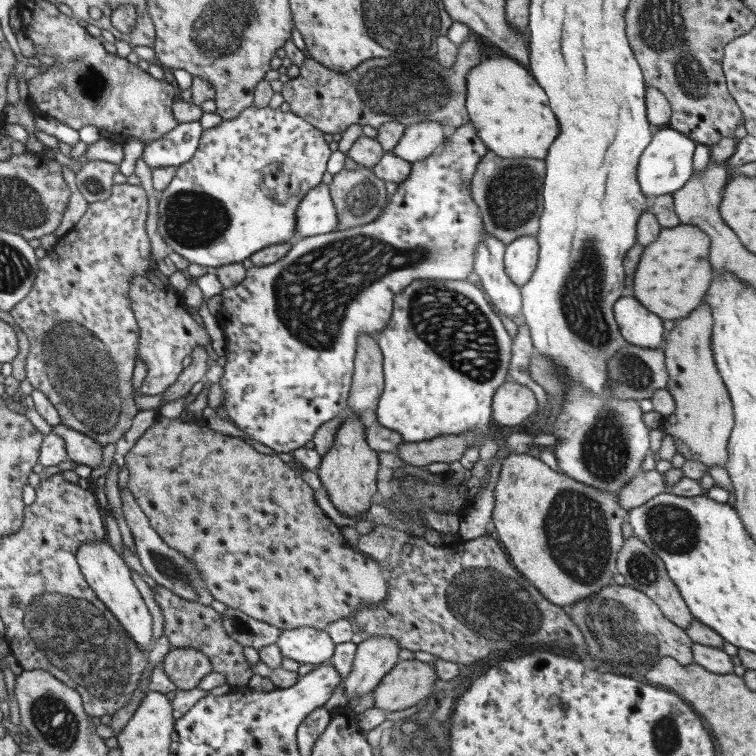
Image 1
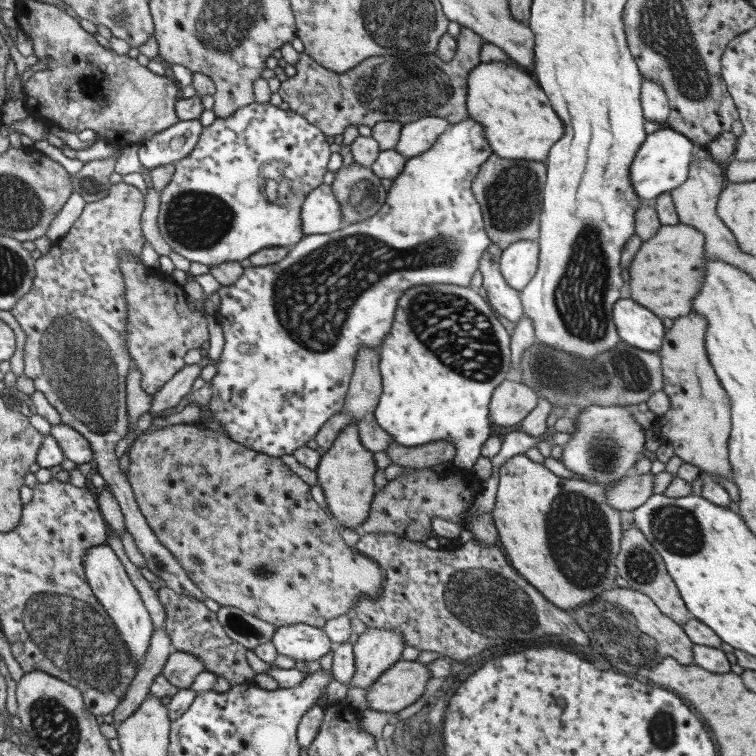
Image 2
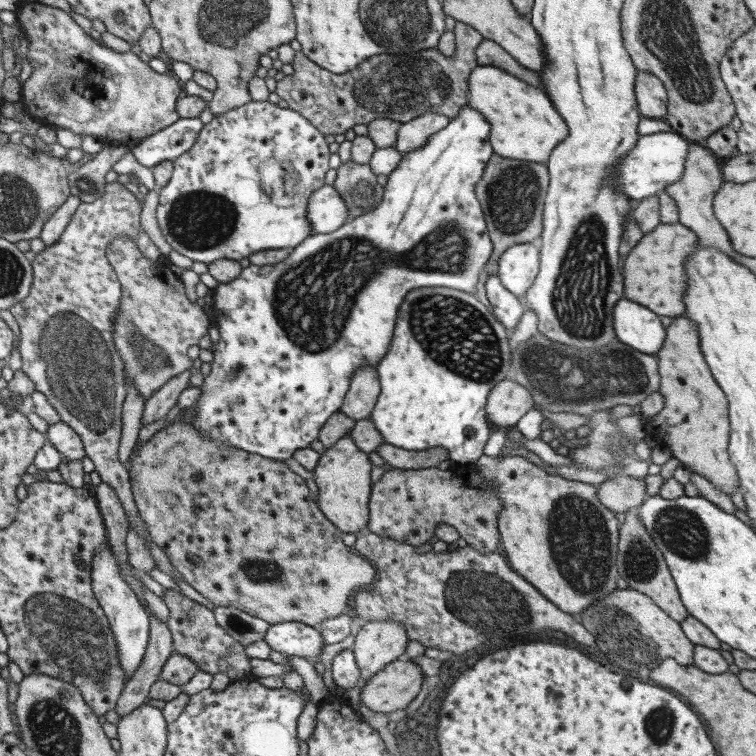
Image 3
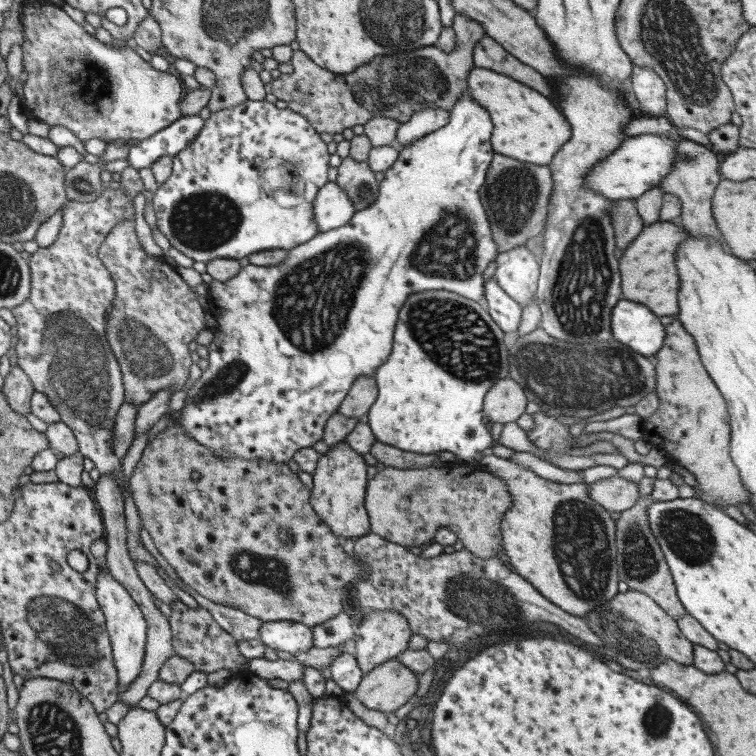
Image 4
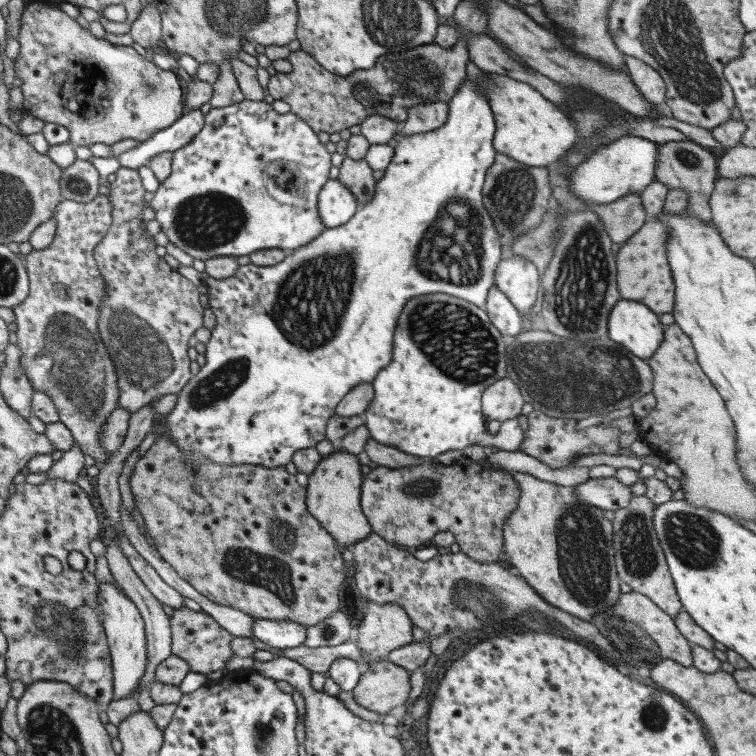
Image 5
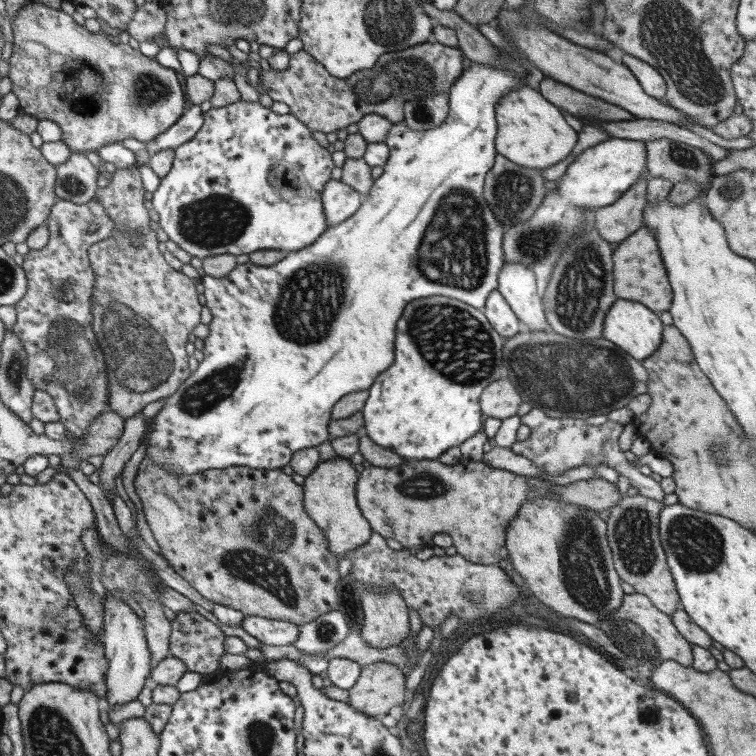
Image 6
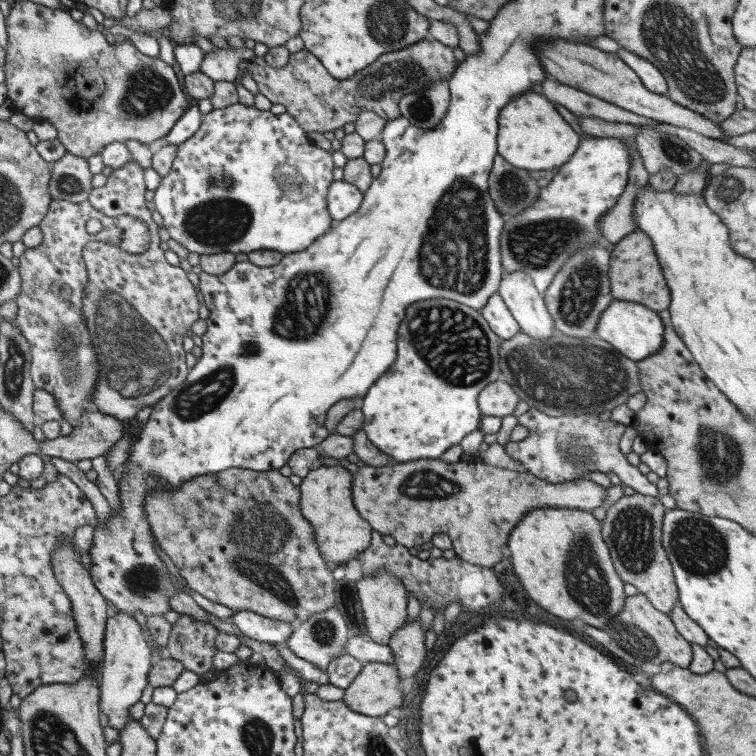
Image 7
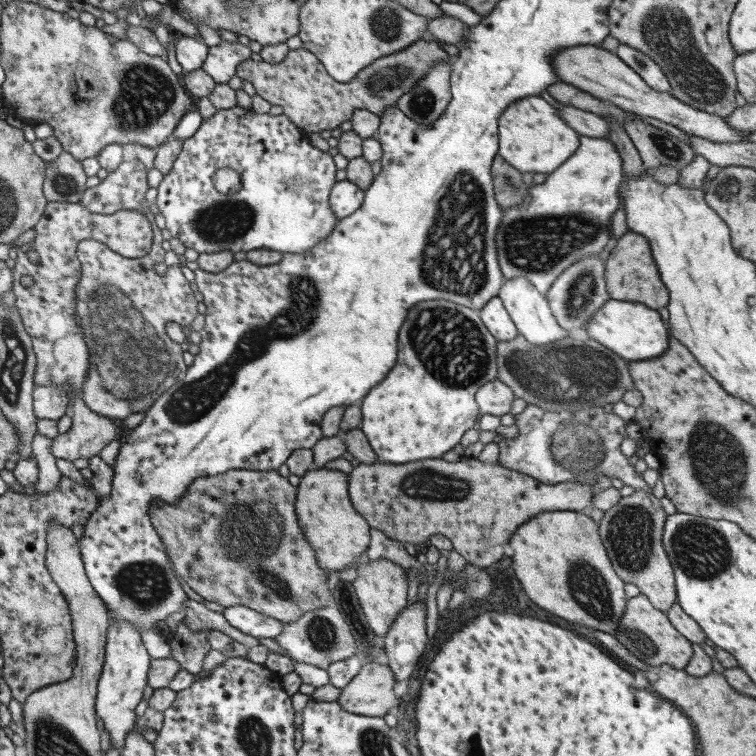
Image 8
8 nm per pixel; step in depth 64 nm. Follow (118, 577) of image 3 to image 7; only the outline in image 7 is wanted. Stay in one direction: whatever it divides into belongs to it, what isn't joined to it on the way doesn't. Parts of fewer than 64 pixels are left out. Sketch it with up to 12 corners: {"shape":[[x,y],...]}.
{"shape":[[126,612],[107,619],[100,709],[120,733],[155,657]]}

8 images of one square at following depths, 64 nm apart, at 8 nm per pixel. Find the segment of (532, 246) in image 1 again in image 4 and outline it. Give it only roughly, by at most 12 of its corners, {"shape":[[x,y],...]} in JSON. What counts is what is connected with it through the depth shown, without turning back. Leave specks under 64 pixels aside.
{"shape":[[526,246],[498,253],[495,282],[522,307],[539,262]]}

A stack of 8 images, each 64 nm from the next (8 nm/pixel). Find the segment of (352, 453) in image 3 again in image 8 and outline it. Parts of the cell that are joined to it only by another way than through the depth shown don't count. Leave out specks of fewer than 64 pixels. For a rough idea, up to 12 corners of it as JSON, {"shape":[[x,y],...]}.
{"shape":[[348,474],[301,476],[295,512],[318,566],[362,561],[371,527]]}

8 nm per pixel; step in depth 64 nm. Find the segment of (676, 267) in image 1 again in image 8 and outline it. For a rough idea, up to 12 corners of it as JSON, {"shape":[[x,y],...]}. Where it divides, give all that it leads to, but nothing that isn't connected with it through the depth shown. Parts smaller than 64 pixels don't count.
{"shape":[[628,230],[610,250],[614,300],[668,304],[650,246]]}

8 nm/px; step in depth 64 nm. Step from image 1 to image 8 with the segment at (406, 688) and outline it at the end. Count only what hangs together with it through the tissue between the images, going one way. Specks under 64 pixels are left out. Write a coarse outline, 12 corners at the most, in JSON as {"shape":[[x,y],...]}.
{"shape":[[365,661],[342,689],[346,712],[383,717],[400,698],[384,661]]}

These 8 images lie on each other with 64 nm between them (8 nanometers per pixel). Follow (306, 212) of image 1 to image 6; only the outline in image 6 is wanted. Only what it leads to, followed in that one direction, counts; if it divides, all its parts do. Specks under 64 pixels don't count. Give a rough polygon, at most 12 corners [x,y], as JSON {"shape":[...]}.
{"shape":[[330,179],[322,192],[329,226],[349,219],[362,195]]}

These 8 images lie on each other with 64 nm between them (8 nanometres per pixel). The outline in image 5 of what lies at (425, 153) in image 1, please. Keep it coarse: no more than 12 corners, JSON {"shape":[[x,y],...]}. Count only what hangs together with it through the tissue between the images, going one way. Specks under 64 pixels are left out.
{"shape":[[420,102],[408,110],[400,132],[422,134],[440,128],[449,103]]}

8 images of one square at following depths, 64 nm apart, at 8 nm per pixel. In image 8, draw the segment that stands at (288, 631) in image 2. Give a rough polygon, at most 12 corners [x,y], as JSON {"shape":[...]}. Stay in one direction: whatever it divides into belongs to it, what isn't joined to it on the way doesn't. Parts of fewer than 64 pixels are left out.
{"shape":[[242,605],[224,609],[238,631],[276,638],[284,624]]}

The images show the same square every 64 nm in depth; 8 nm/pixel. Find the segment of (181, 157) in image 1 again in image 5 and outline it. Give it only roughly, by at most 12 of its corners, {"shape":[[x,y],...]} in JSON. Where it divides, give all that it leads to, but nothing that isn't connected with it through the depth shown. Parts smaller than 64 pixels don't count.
{"shape":[[199,108],[183,114],[137,148],[117,156],[140,169],[161,154],[183,148],[204,126]]}

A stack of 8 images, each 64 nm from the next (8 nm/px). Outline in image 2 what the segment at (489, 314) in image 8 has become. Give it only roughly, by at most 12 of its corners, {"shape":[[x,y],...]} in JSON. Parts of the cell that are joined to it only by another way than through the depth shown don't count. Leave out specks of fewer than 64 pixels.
{"shape":[[490,242],[478,266],[487,300],[508,322],[524,314],[519,293],[500,272],[502,250]]}

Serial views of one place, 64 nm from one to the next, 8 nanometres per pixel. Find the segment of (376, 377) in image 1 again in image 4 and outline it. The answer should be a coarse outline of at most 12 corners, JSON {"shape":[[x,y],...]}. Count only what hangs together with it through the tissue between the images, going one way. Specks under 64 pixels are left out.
{"shape":[[375,374],[354,380],[337,412],[363,420],[377,396]]}

